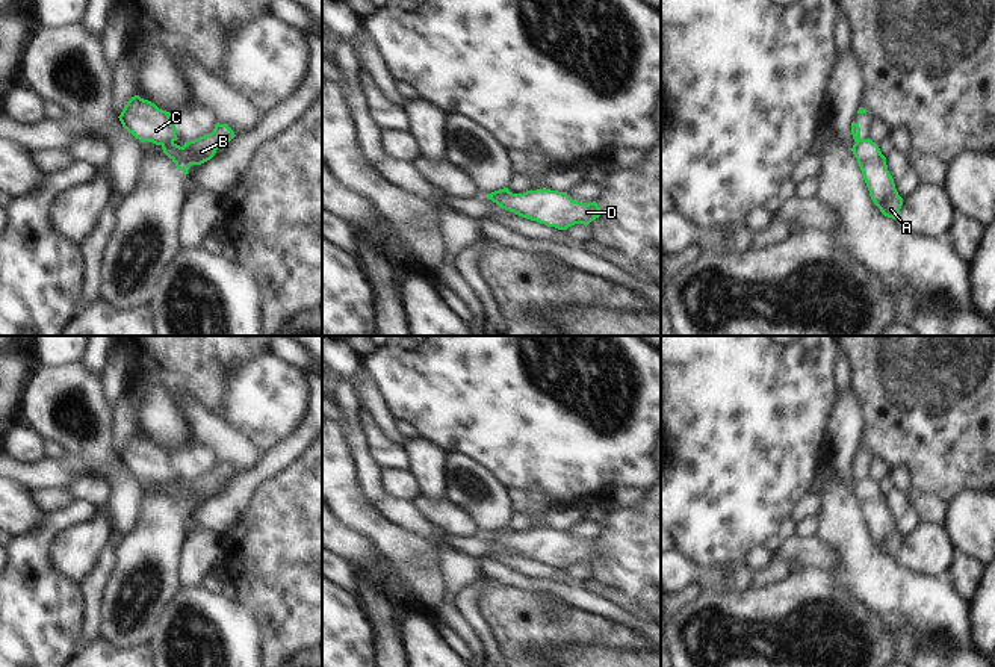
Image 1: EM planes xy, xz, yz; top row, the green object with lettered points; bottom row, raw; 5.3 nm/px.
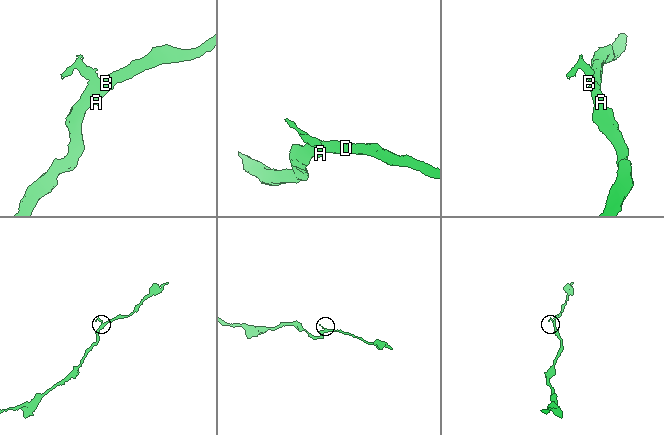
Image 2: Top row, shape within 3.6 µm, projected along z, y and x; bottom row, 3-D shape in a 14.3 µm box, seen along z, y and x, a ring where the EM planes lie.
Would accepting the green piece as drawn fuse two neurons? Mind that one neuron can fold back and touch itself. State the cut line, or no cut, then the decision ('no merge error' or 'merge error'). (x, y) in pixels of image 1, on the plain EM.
cut xy (173, 480), (162, 484); merge error

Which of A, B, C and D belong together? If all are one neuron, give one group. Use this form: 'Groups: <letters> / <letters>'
Groups: A B D / C.

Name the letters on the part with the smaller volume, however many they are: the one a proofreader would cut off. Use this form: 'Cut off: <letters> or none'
Cut off: C.

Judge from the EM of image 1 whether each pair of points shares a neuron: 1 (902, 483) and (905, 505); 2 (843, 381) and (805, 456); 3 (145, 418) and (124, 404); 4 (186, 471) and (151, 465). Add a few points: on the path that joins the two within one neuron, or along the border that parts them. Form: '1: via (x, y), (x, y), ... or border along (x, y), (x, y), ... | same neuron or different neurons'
1: border along (895, 487), (905, 493) | different neurons
2: border along (838, 354), (835, 363), (836, 390) | different neurons
3: border along (135, 410), (139, 430) | different neurons
4: via (177, 465), (161, 465) | same neuron

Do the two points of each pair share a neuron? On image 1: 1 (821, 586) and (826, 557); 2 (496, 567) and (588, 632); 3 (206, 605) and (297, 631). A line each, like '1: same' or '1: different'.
1: different
2: different
3: different

